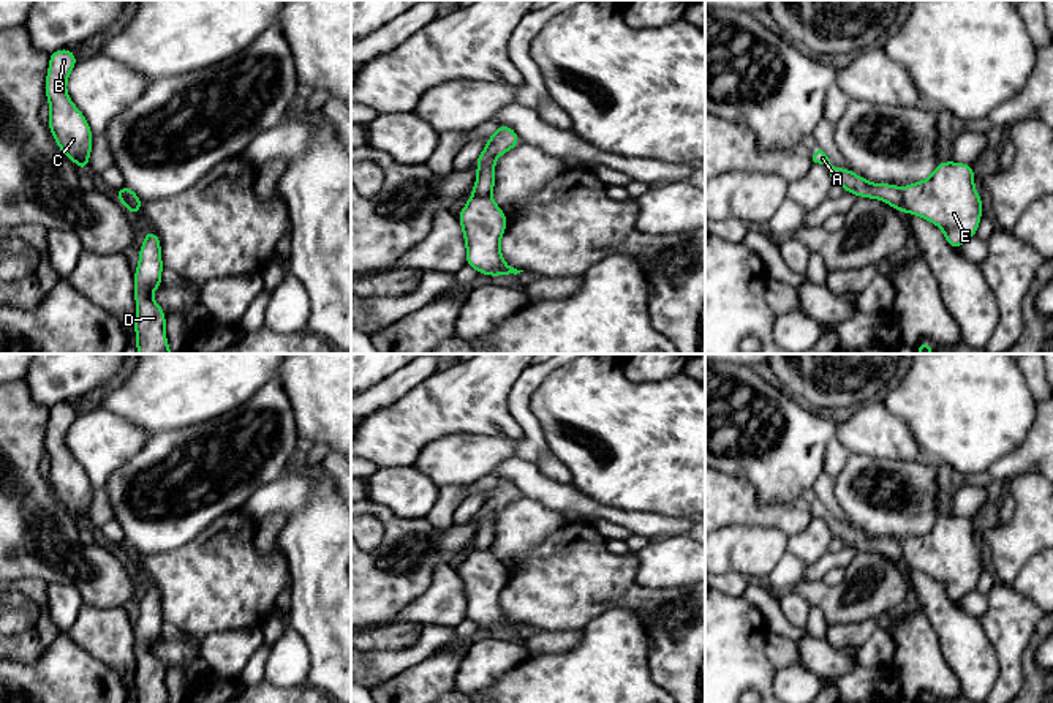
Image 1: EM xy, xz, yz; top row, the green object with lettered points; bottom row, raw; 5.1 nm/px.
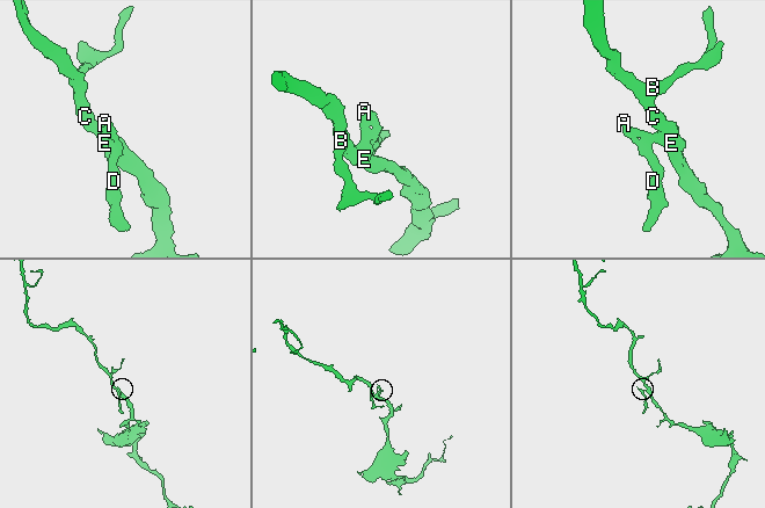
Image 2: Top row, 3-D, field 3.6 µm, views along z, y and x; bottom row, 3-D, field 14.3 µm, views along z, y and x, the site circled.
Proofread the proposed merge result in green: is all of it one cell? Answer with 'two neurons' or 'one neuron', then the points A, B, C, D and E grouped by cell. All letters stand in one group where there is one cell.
two neurons | A D / B C E

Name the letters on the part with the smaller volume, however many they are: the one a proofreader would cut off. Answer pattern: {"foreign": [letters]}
{"foreign": ["A", "D"]}

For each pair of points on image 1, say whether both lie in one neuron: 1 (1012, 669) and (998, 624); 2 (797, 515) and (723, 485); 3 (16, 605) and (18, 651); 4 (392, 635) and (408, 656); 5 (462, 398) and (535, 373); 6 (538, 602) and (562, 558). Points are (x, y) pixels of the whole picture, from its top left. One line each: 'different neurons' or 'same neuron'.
1: same neuron
2: same neuron
3: same neuron
4: different neurons
5: different neurons
6: same neuron

